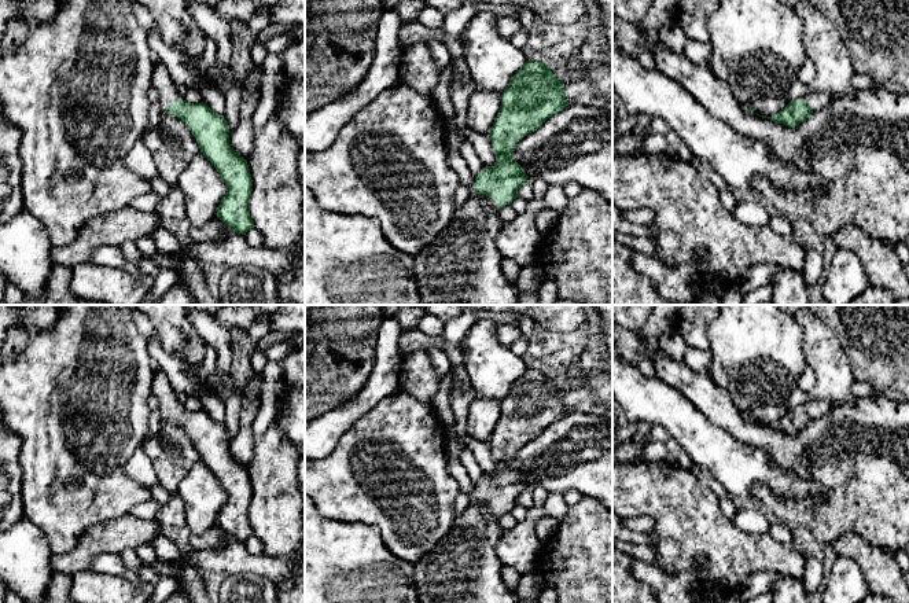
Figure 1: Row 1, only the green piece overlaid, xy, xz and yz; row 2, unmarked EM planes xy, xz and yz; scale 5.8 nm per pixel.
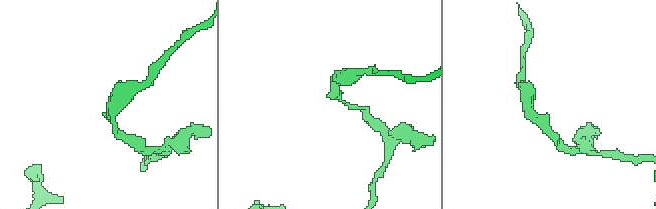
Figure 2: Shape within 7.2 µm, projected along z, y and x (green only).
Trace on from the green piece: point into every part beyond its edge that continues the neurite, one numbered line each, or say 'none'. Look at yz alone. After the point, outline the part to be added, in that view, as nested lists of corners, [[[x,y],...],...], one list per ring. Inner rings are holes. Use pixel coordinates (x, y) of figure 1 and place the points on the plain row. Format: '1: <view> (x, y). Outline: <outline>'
1: yz (817, 407). Outline: [[[810,398],[799,407],[805,407],[812,413],[812,418],[814,420],[827,415],[832,408],[832,402],[824,398]]]

